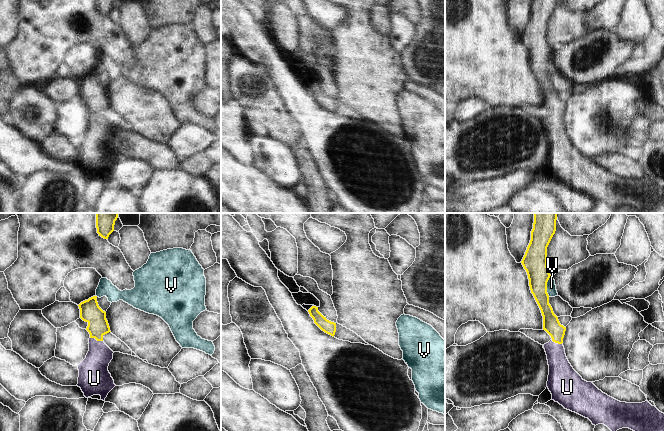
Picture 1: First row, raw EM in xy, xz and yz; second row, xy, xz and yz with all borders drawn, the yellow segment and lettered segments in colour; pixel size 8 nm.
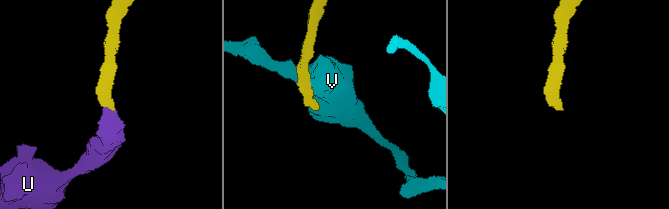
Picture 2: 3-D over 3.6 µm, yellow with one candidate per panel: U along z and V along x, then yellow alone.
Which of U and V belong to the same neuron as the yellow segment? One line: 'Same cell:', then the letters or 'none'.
Same cell: U

